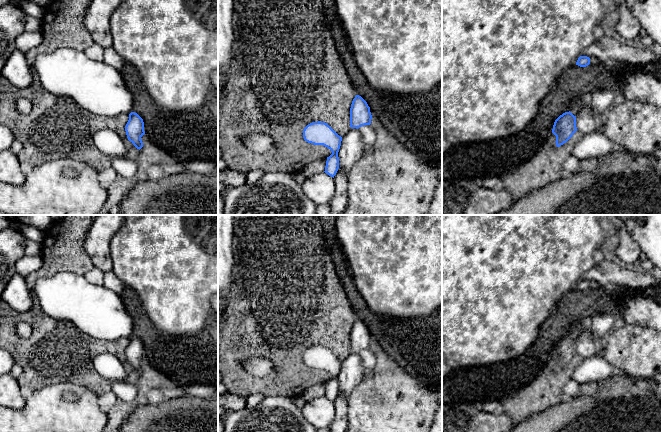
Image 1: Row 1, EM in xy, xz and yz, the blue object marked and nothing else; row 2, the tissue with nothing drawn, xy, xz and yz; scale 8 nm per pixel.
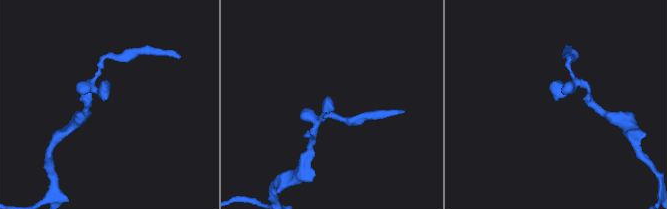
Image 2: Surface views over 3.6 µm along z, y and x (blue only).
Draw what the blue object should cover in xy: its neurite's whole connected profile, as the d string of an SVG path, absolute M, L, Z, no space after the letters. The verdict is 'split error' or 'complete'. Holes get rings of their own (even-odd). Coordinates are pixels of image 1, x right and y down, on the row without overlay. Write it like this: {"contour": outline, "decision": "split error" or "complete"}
{"contour": "M135 336L129 338L129 344L125 350L127 362L137 373L143 371L141 361L145 358L143 343Z", "decision": "complete"}

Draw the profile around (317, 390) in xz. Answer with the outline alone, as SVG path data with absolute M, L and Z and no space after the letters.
M327 381L317 383L311 387L309 387L303 394L302 397L306 400L312 400L317 397L321 397L325 395Z

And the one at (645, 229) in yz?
M615 215L627 228L631 237L638 243L653 266L661 269L661 215Z

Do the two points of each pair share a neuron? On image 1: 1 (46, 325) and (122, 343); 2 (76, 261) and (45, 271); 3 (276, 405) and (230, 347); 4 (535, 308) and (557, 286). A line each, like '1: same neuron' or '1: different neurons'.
1: same neuron
2: same neuron
3: different neurons
4: same neuron

